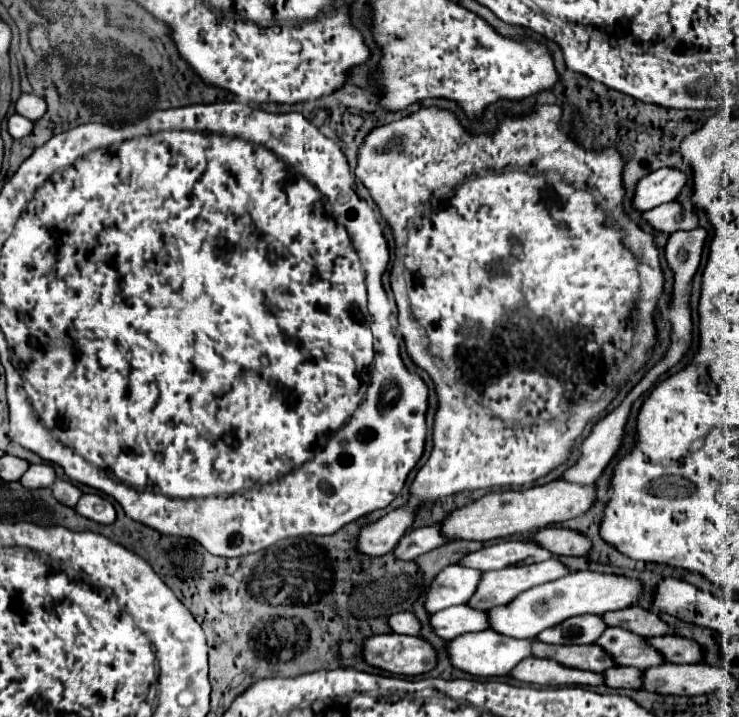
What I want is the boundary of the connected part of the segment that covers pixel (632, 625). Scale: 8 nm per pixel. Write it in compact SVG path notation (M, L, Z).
M628 607L620 611L610 611L602 615L604 621L610 627L624 627L632 633L646 635L646 637L658 637L658 635L670 635L672 627L664 623L658 613L646 611L642 607Z

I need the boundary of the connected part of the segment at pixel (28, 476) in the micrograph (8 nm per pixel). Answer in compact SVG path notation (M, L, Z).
M48 463L30 465L30 469L22 475L22 485L28 489L40 489L40 487L52 487L56 483L56 471Z

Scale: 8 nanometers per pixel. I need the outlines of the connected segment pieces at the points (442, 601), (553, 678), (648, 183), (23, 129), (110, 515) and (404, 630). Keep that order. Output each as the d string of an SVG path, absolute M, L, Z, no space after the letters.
M462 565L446 567L444 571L440 571L440 577L436 577L428 589L426 609L430 613L436 613L452 605L468 603L476 587L480 585L482 575L484 571L472 567L462 567Z
M538 657L526 659L510 675L520 679L520 681L526 681L526 683L548 685L548 687L556 687L556 685L602 685L604 683L602 673L572 669L572 667L560 665L554 659L538 659Z
M662 167L650 175L646 175L636 185L634 207L640 211L648 211L660 203L668 203L678 197L682 187L686 185L686 175L676 167Z
M12 115L8 119L8 131L14 139L26 137L28 133L32 133L32 127L34 127L34 123L30 119L24 119L22 115Z
M96 493L82 495L82 499L76 505L76 511L80 511L80 515L84 515L84 517L88 517L92 521L104 523L104 525L110 525L116 519L114 505L108 499L96 495Z
M406 611L406 613L400 613L400 615L392 615L390 623L392 623L392 631L394 633L418 635L422 631L422 623L418 621L418 617L412 611Z

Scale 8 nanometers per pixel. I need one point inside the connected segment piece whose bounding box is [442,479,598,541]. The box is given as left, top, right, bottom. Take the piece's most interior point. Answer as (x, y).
(510, 512)

